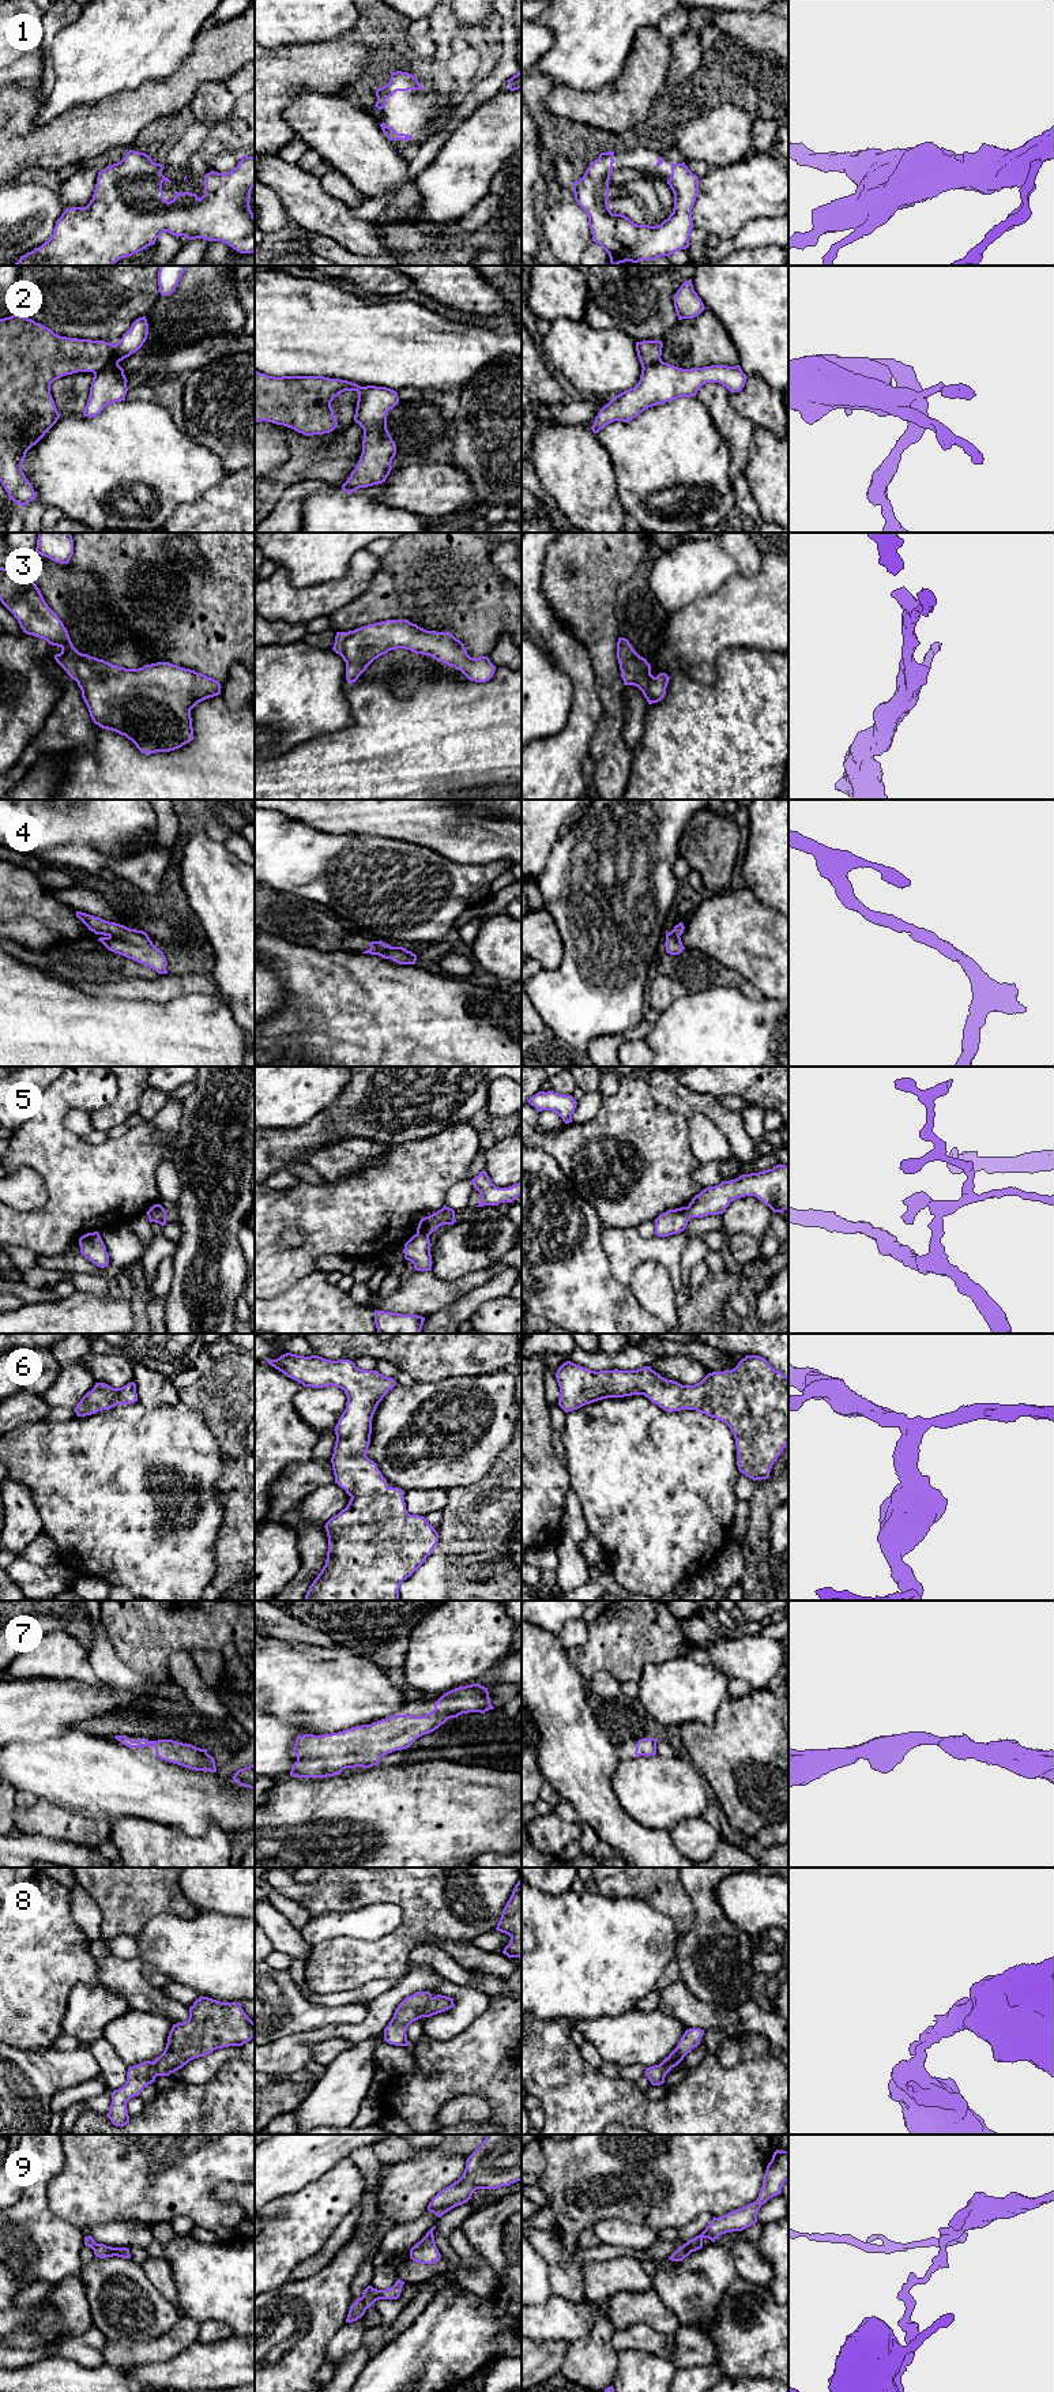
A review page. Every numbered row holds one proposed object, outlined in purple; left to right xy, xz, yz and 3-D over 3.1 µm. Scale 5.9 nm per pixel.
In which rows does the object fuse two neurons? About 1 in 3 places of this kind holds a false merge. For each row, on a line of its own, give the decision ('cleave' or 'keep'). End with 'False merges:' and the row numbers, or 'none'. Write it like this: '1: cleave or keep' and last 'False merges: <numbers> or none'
1: keep
2: cleave
3: keep
4: keep
5: cleave
6: keep
7: keep
8: keep
9: cleave
False merges: 2, 5, 9

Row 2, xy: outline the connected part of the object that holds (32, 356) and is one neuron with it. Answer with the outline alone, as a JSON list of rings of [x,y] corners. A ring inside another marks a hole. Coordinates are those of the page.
[[[22,315],[0,319],[0,482],[10,500],[26,505],[37,497],[22,471],[27,451],[57,422],[60,414],[50,395],[50,384],[67,375],[101,371],[112,358],[114,345],[105,341],[67,338]]]

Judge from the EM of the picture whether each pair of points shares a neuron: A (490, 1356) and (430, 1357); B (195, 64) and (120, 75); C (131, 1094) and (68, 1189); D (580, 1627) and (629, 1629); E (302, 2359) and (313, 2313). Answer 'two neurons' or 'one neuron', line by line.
A: one neuron
B: two neurons
C: two neurons
D: two neurons
E: one neuron

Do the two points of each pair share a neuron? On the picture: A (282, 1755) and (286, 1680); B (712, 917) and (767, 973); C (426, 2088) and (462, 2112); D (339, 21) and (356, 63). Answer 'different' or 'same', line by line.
A: different
B: same
C: different
D: different

